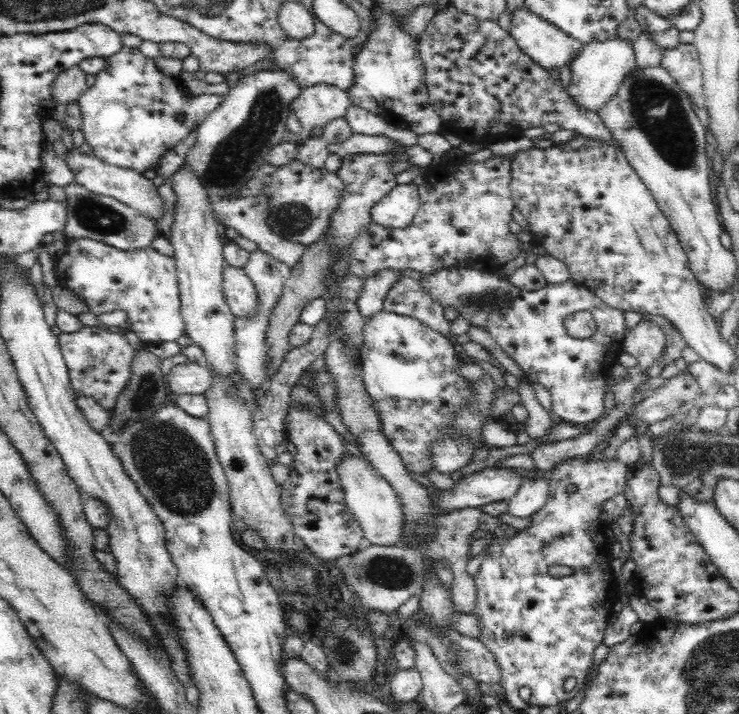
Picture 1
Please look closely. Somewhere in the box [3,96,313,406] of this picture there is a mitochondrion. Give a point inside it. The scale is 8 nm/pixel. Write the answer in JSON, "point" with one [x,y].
{"point":[95,216]}

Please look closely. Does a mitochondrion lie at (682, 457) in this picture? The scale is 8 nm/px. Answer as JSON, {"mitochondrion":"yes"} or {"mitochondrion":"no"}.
{"mitochondrion":"yes"}

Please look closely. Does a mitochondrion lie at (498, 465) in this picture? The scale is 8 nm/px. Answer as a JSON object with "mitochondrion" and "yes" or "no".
{"mitochondrion":"no"}

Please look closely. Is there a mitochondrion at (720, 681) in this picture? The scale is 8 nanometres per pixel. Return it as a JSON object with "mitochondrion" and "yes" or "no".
{"mitochondrion":"yes"}

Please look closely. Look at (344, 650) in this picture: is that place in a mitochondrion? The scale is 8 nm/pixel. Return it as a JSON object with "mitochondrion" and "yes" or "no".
{"mitochondrion":"yes"}

